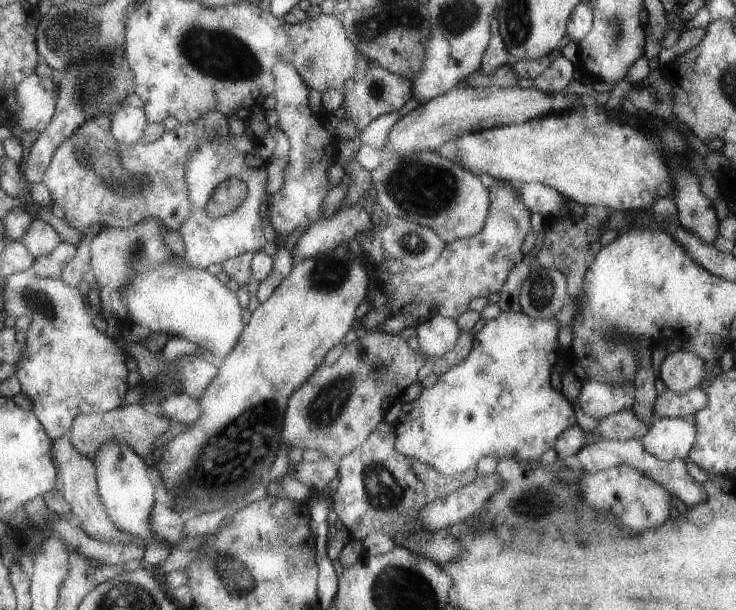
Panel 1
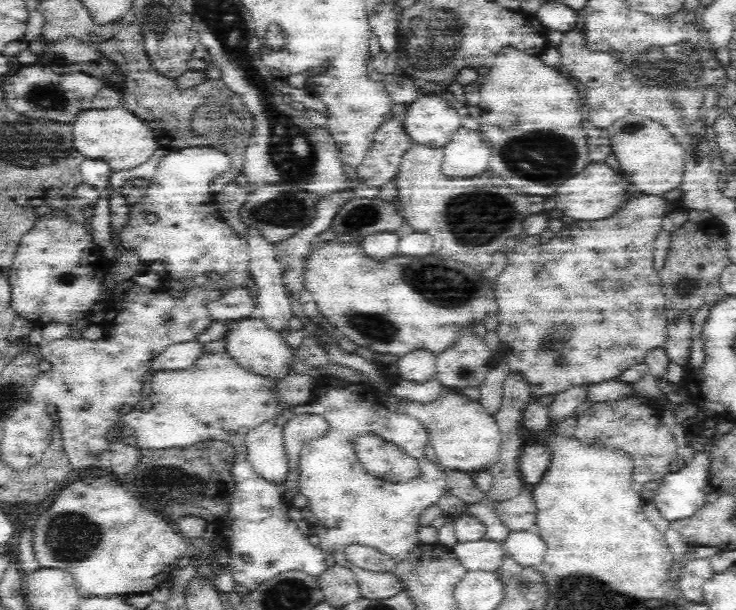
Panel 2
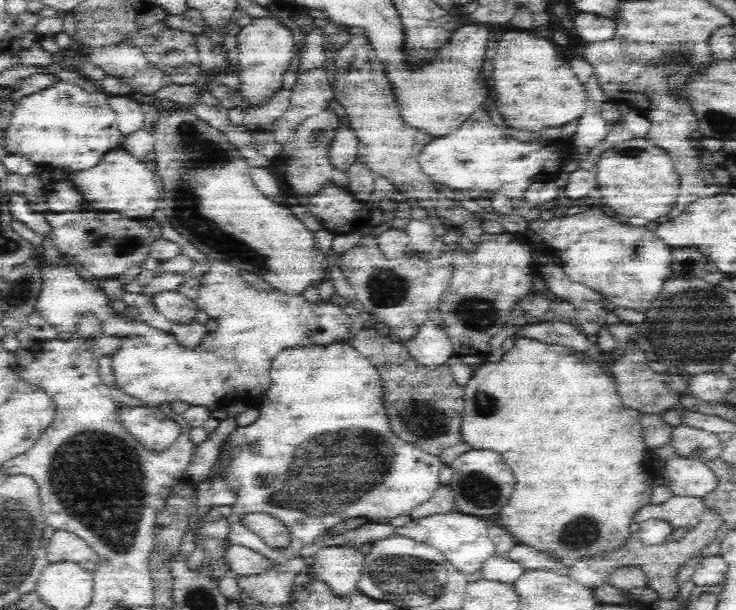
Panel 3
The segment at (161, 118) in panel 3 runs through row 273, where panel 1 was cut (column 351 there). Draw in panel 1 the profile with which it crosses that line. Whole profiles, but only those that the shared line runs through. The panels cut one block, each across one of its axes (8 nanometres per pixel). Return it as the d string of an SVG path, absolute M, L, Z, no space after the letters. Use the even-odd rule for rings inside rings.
M362 238L363 247L358 254L353 254L349 250L349 246L339 246L335 250L330 250L329 253L317 254L317 256L302 260L299 264L295 265L295 268L291 271L291 274L285 279L285 282L275 290L275 294L260 304L254 312L252 312L249 322L245 325L235 348L231 350L229 356L225 356L224 360L219 363L218 376L214 378L214 381L207 387L205 394L198 399L199 406L202 406L202 414L199 416L198 421L194 425L189 425L187 430L179 433L178 436L171 439L164 447L161 460L156 464L156 468L160 472L161 478L165 478L165 489L167 493L171 495L173 490L173 510L179 510L179 512L186 514L204 514L207 512L213 512L219 508L225 508L230 506L237 498L243 498L249 490L253 490L255 486L259 486L267 476L273 461L277 458L277 453L281 444L284 443L282 434L284 429L285 413L287 410L287 403L290 401L291 396L301 389L306 382L311 380L315 372L319 370L319 367L323 365L325 356L331 352L331 348L335 348L337 344L343 341L343 338L347 336L347 332L351 329L356 329L355 312L359 308L359 304L363 304L363 301L367 299L367 293L369 292L369 276L367 276L367 269L371 266L369 262L369 256L364 250L365 241Z

